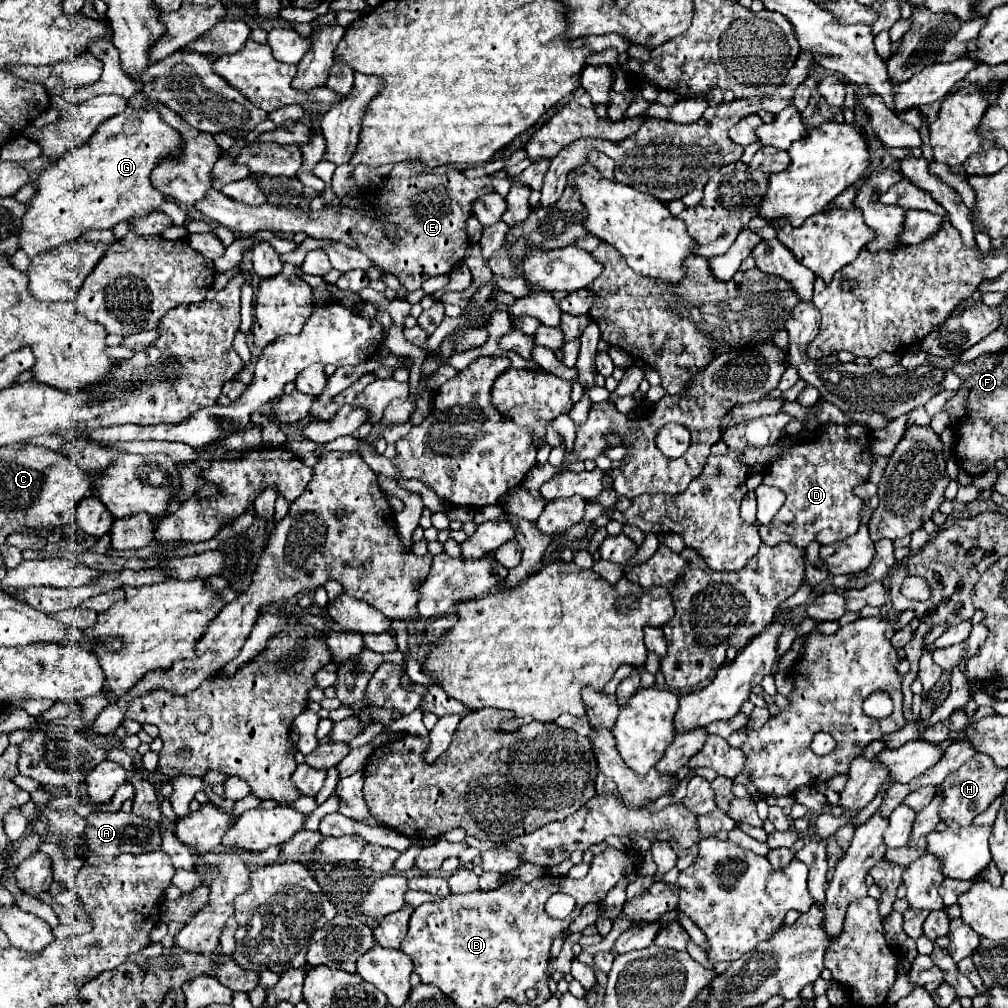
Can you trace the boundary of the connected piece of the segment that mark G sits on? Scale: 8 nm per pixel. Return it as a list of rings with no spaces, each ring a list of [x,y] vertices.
[[[128,107],[124,113],[114,115],[98,125],[88,143],[66,151],[56,163],[46,167],[36,177],[36,193],[26,205],[26,217],[22,217],[18,249],[22,249],[32,259],[34,255],[40,255],[62,243],[80,239],[90,229],[112,229],[120,221],[128,221],[130,217],[144,217],[146,213],[156,211],[158,205],[164,203],[164,197],[150,183],[150,173],[162,157],[178,153],[178,141],[178,133],[174,133],[174,129],[170,129],[170,125],[160,119],[160,113],[156,109]]]

